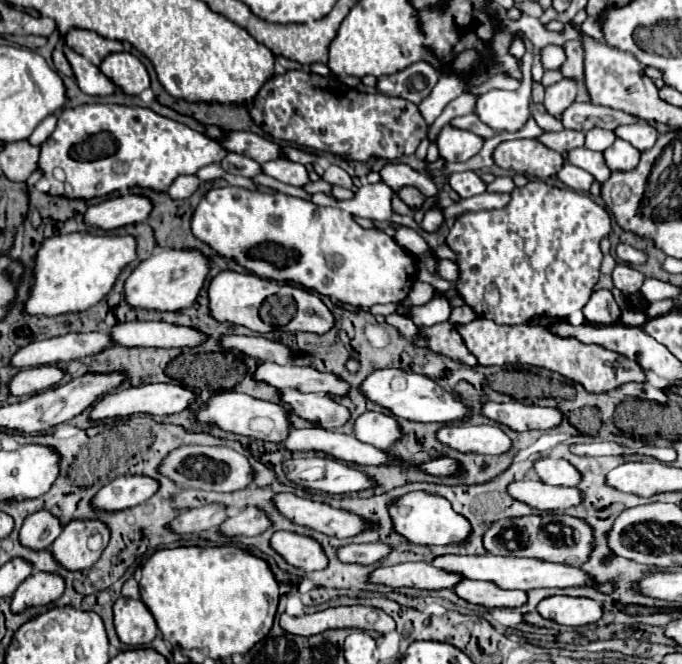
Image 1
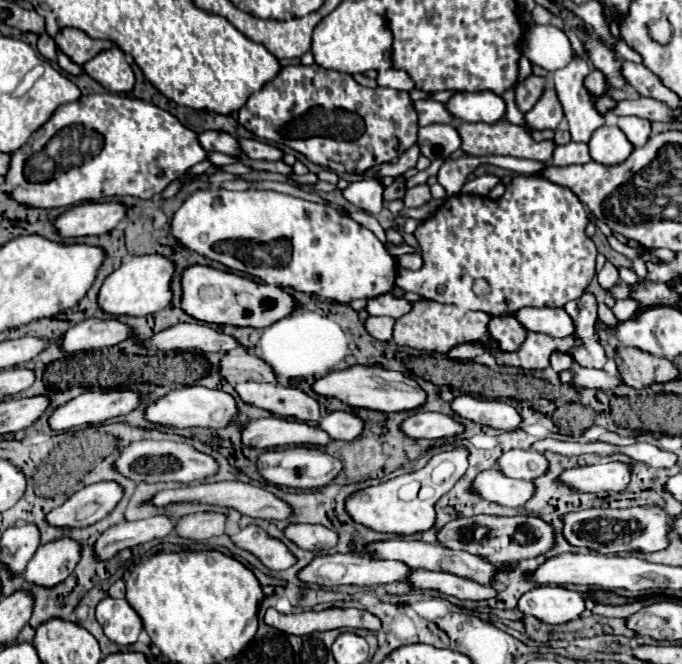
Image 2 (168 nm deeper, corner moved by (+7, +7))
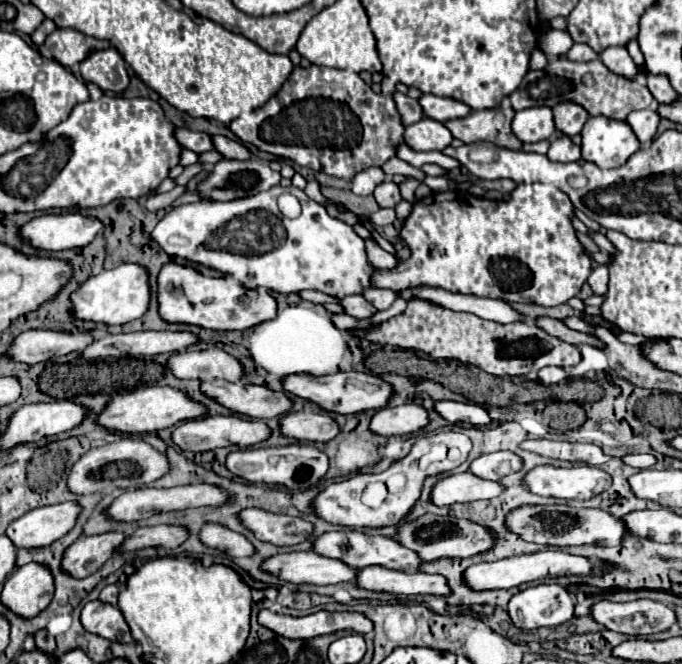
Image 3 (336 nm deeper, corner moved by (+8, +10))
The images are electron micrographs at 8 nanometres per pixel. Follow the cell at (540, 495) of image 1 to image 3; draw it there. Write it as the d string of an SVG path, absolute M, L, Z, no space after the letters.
M471 473L443 477L435 483L429 501L437 507L451 507L455 503L469 503L477 499L493 499L503 491L497 481L485 481Z

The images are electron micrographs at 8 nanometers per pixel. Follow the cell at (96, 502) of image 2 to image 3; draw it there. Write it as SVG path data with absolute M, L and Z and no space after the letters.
M59 503L49 507L39 507L23 517L15 519L7 527L7 537L17 549L37 549L47 547L61 539L73 525L81 507L77 503Z

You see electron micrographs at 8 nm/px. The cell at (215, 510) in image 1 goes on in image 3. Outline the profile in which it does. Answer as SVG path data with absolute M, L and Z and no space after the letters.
M103 533L95 537L81 537L69 545L61 559L61 569L75 579L89 577L107 559L113 557L115 547L123 543L121 533Z

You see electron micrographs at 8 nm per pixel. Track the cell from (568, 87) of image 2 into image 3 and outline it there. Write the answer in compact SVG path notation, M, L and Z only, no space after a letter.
M559 103L557 107L553 107L555 127L563 135L569 135L569 137L581 133L587 117L589 117L587 111L581 105L575 105L575 103Z

